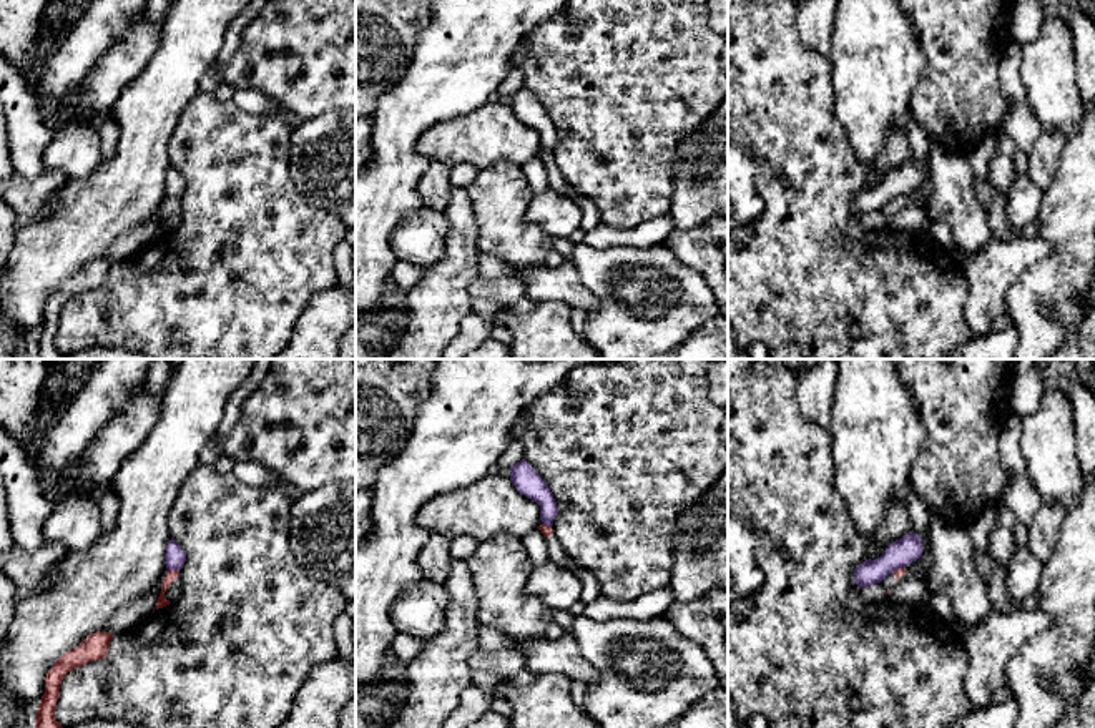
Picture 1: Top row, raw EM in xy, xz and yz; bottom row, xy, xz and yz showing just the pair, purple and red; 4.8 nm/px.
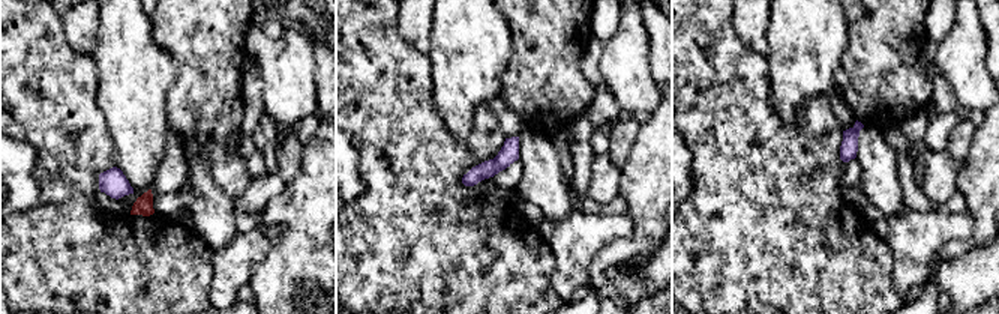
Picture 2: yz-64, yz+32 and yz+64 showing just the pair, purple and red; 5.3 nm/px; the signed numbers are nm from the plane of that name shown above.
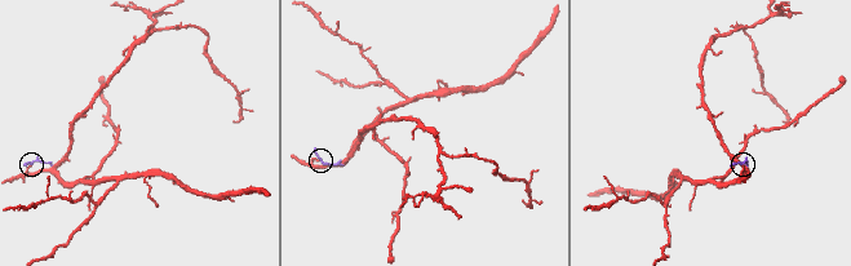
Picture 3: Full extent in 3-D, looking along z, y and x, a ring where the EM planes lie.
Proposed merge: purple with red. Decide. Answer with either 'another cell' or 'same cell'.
another cell

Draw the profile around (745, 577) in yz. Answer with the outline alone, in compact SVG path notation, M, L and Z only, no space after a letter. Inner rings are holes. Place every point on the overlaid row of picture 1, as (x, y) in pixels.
M728 515L728 608L763 588L764 575L756 552L756 532L741 519Z

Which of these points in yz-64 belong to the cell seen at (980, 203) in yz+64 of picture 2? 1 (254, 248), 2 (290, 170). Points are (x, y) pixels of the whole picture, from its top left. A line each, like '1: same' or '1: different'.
1: different
2: different

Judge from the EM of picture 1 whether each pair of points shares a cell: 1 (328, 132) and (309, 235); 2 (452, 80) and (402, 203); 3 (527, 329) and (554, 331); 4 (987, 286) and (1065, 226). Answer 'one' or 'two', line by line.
1: two
2: one
3: one
4: two

